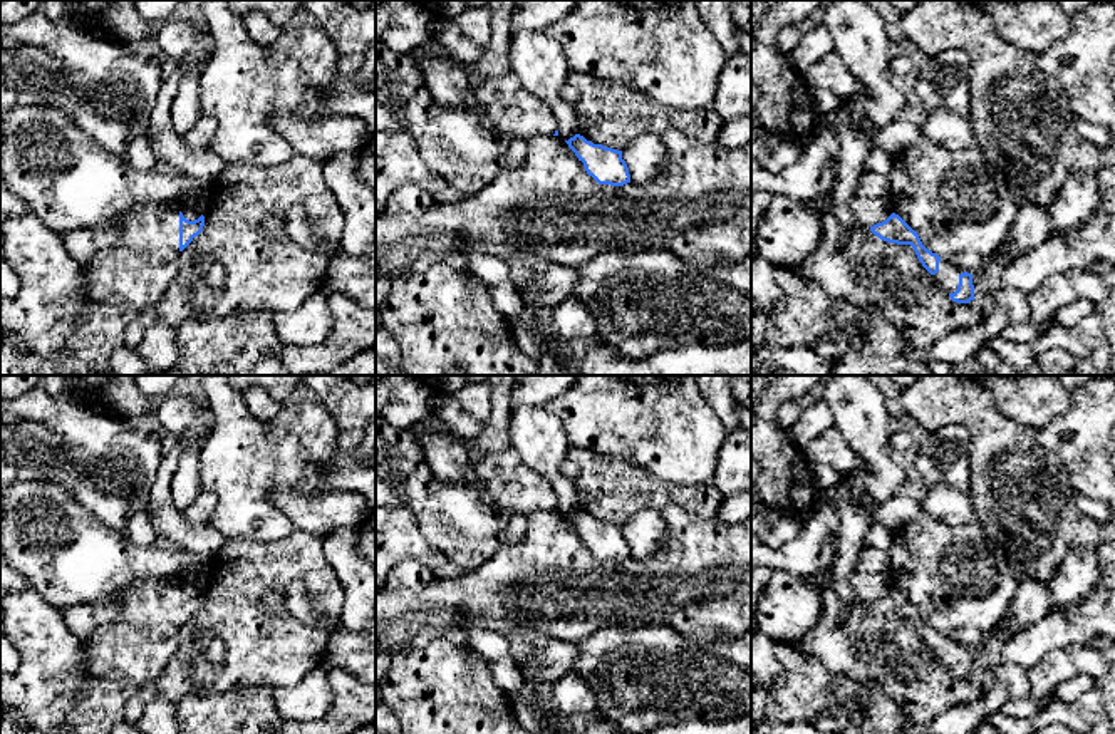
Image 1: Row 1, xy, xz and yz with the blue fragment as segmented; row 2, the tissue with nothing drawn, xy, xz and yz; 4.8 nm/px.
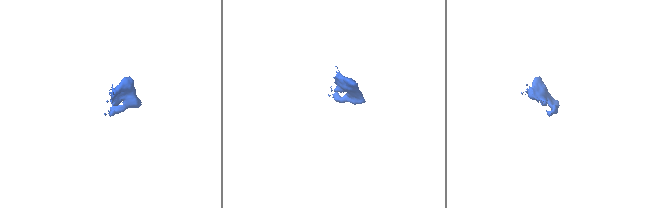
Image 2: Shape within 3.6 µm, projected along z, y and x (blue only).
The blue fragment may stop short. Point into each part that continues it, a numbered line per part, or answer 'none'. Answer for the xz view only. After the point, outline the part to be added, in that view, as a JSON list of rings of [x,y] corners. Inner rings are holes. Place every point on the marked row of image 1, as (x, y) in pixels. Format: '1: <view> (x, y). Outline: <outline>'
1: xz (510, 108). Outline: [[[434,34],[409,55],[419,69],[429,60],[458,64],[466,72],[476,99],[486,111],[486,122],[496,131],[526,141],[535,136],[555,134],[557,121],[548,102],[528,92],[513,72],[481,79],[471,64],[463,64],[453,57],[436,40]]]

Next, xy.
1: xy (138, 270). Outline: [[[163,201],[139,206],[124,216],[119,241],[84,265],[87,297],[149,312],[174,280],[179,253],[179,209],[166,209]]]

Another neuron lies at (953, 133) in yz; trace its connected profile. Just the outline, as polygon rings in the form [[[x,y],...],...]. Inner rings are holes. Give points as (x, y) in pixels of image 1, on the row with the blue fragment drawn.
[[[932,111],[921,134],[949,152],[957,152],[974,142],[969,119],[947,111]]]

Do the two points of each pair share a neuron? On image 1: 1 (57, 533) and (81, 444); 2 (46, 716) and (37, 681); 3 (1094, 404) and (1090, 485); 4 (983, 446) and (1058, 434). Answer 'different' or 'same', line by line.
1: different
2: same
3: same
4: different

